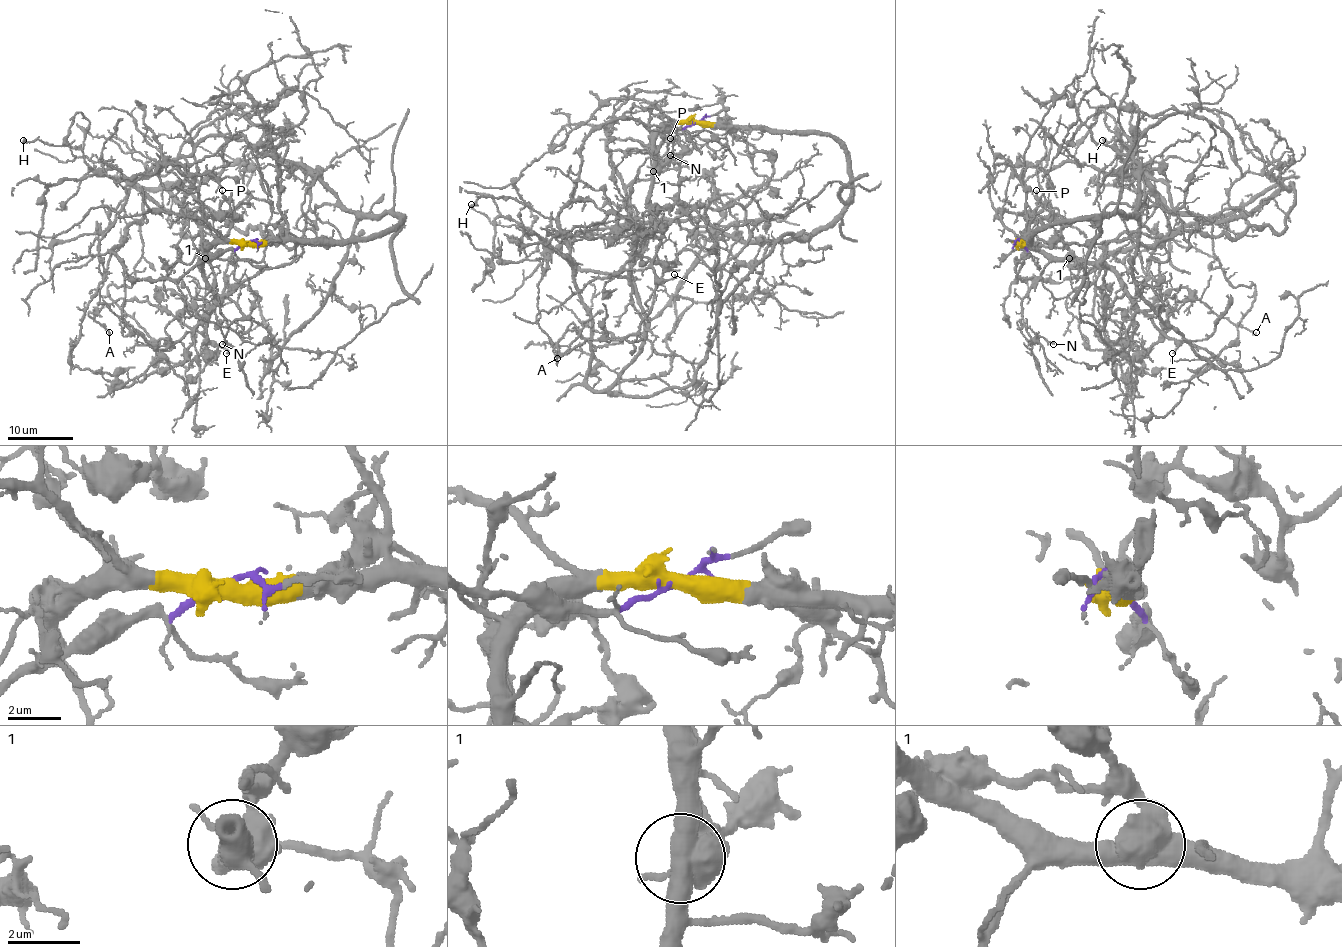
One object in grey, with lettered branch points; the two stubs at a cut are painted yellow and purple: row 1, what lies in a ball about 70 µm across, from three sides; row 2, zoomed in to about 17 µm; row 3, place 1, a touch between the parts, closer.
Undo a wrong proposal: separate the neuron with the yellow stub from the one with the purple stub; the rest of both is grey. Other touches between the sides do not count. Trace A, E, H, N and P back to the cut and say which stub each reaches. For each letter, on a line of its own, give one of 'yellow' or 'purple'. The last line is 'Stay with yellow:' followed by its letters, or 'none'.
A: yellow
E: yellow
H: purple
N: yellow
P: yellow
Stay with yellow: A, E, N, P

